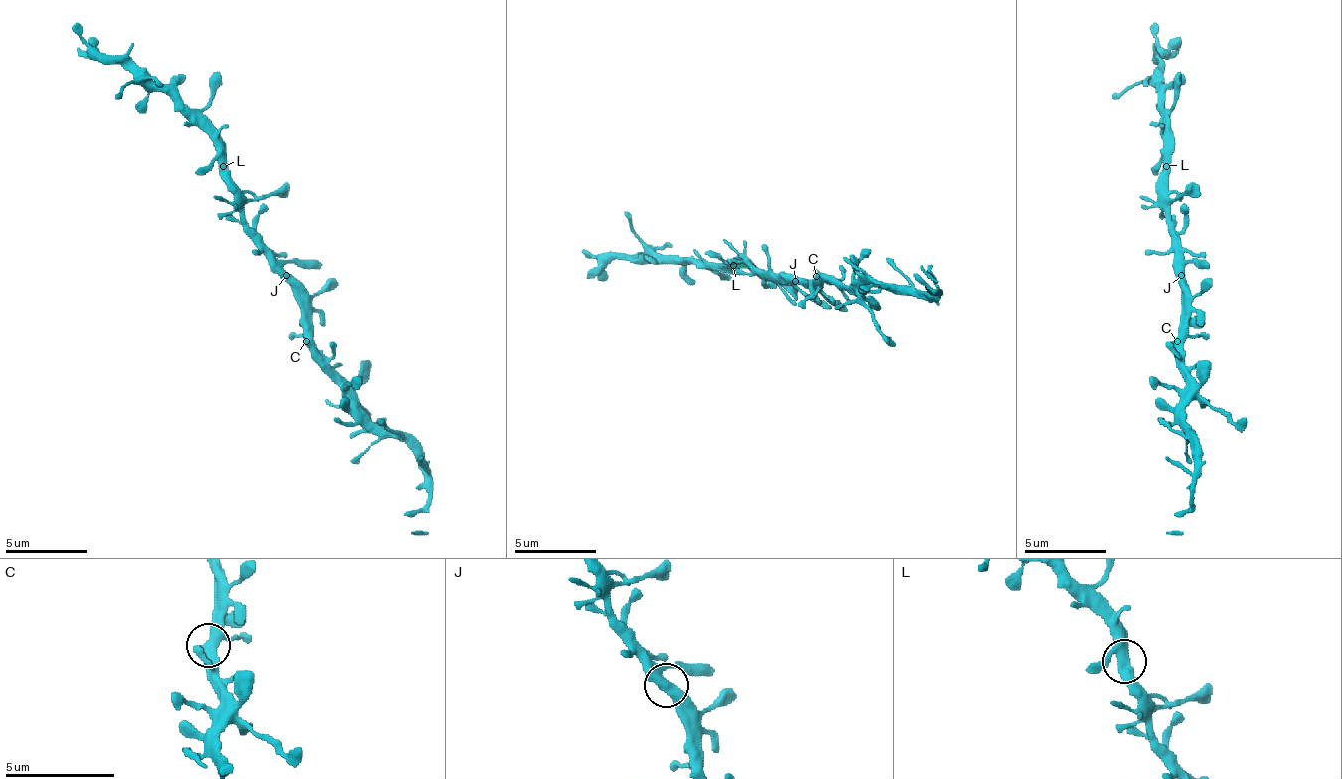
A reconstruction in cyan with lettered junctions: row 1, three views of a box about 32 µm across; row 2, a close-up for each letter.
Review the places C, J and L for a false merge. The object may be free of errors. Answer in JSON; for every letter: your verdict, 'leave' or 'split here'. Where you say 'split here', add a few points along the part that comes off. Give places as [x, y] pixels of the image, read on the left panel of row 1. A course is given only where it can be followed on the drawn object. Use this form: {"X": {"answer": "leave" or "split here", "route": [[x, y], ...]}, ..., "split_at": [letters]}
{"C": {"answer": "leave"}, "J": {"answer": "leave"}, "L": {"answer": "leave"}, "split_at": []}

